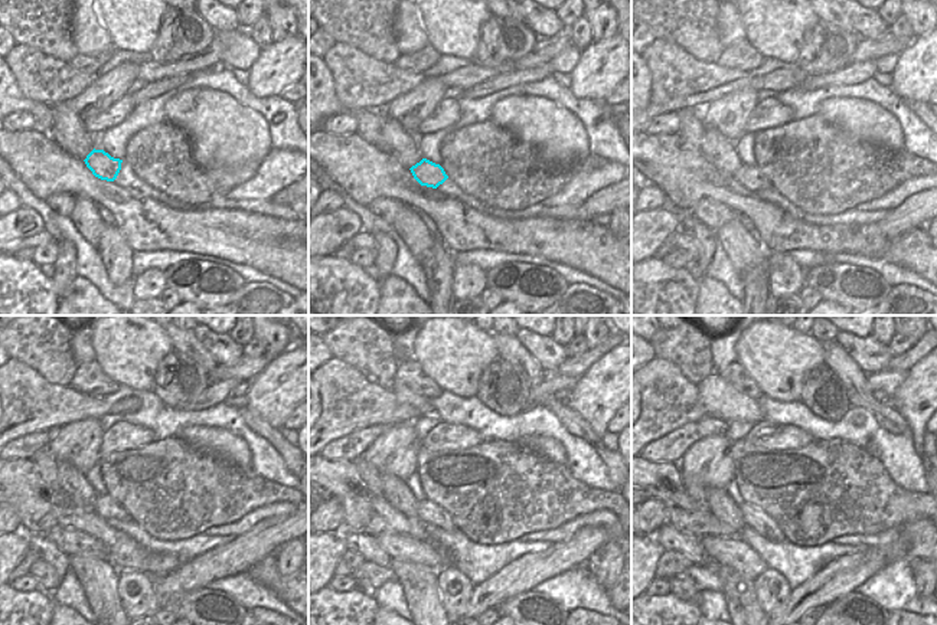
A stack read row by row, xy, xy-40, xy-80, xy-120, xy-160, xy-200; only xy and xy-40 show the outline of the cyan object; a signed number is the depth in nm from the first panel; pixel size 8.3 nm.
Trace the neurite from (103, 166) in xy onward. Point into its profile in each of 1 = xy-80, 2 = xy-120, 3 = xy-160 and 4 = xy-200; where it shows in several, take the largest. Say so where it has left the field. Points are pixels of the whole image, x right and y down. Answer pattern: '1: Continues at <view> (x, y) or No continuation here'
1: Continues at xy-80 (750, 176)
2: Continues at xy-120 (104, 506)
3: Continues at xy-160 (430, 513)
4: Continues at xy-200 (754, 517)

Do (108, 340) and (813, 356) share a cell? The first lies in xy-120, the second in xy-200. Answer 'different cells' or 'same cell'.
same cell

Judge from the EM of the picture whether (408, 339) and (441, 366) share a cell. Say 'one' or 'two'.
two

